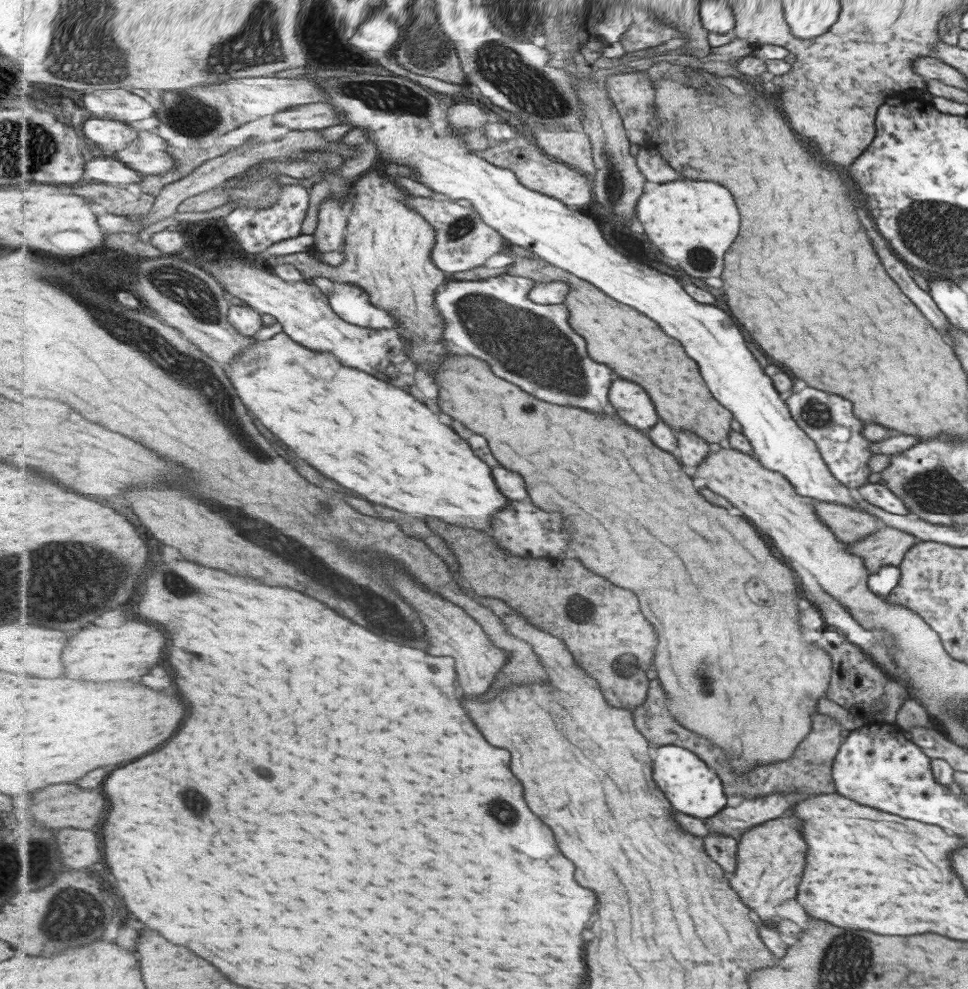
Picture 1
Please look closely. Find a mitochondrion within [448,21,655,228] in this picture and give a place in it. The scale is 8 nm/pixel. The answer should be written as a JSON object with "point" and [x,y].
{"point":[614,182]}

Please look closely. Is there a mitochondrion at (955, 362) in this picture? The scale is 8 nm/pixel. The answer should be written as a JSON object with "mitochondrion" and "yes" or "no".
{"mitochondrion":"no"}

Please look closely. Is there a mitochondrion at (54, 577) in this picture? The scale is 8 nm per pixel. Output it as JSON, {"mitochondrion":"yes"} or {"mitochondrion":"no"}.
{"mitochondrion":"yes"}

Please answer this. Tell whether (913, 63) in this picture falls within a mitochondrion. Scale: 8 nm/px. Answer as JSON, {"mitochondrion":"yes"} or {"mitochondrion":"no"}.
{"mitochondrion":"no"}

